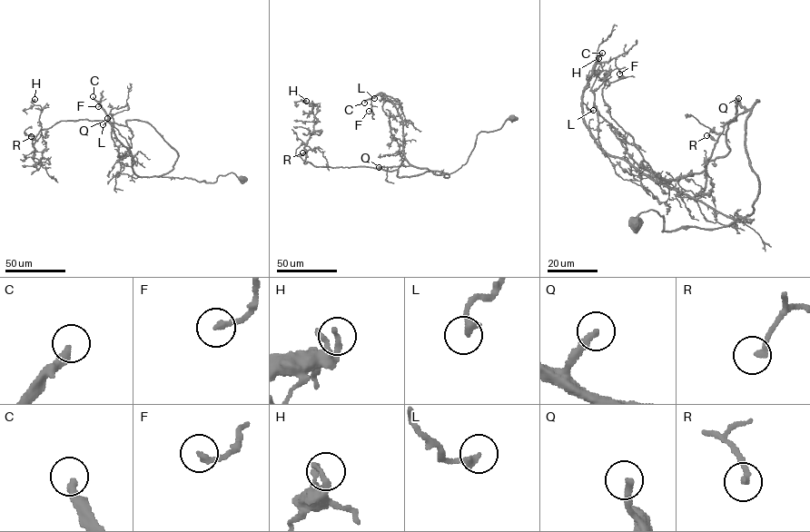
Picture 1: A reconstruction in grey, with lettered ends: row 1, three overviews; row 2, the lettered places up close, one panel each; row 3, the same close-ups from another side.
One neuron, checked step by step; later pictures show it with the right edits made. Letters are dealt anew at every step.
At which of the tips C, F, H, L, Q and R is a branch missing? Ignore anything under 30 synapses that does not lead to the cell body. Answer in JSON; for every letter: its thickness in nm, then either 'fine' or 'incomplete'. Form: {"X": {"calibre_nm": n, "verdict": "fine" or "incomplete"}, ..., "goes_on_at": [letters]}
{"C": {"calibre_nm": 320, "verdict": "incomplete"}, "F": {"calibre_nm": 200, "verdict": "fine"}, "H": {"calibre_nm": 280, "verdict": "fine"}, "L": {"calibre_nm": 300, "verdict": "fine"}, "Q": {"calibre_nm": 260, "verdict": "incomplete"}, "R": {"calibre_nm": 220, "verdict": "fine"}, "goes_on_at": ["C", "Q"]}

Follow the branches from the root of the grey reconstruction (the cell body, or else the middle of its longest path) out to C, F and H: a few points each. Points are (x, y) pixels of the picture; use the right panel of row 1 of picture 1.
C: (635, 222), (649, 210), (663, 231), (754, 219), (726, 216), (598, 145), (582, 90), (602, 53)
F: (635, 222), (649, 210), (663, 231), (754, 219), (598, 145), (582, 90), (597, 64), (615, 58), (619, 73)
H: (635, 222), (753, 220), (757, 100), (735, 100), (729, 151), (690, 198), (611, 117), (598, 58)

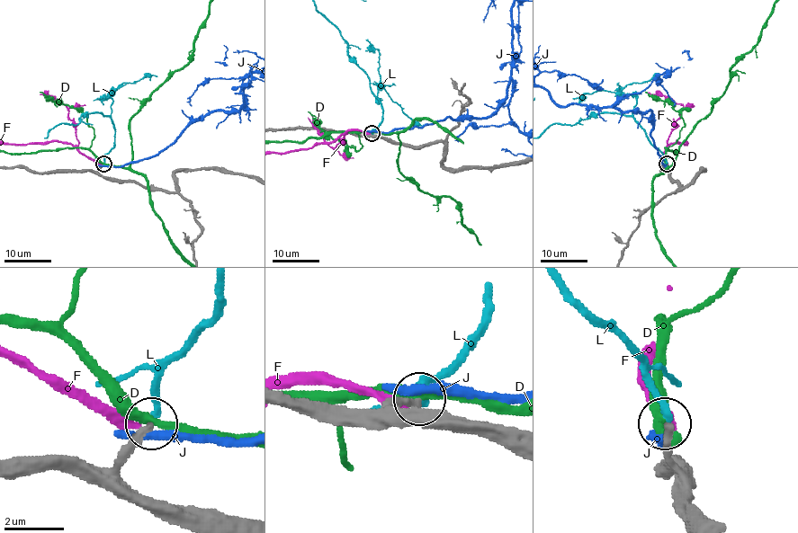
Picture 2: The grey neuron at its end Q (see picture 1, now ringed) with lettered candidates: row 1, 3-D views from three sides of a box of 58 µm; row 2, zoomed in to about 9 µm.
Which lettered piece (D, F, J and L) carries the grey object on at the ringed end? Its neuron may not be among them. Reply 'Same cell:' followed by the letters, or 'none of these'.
Same cell: L

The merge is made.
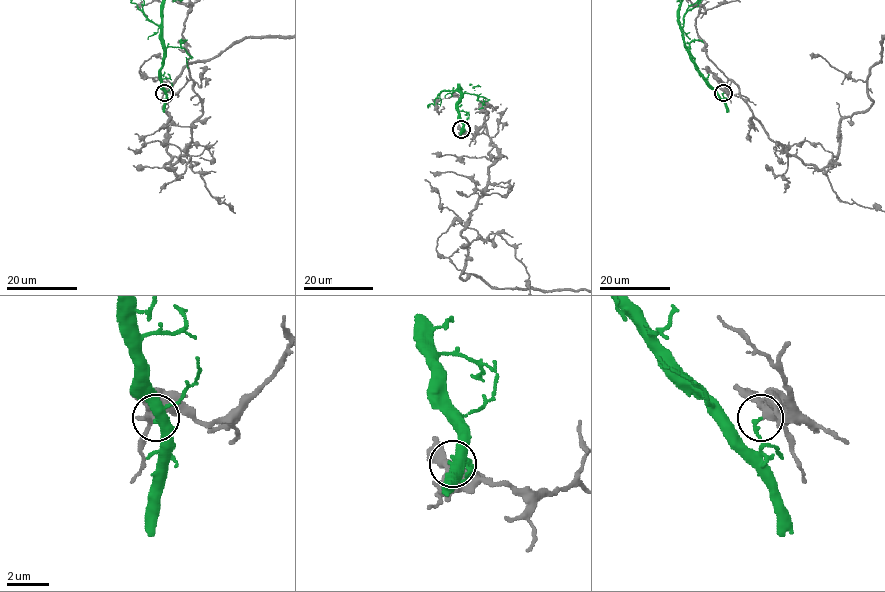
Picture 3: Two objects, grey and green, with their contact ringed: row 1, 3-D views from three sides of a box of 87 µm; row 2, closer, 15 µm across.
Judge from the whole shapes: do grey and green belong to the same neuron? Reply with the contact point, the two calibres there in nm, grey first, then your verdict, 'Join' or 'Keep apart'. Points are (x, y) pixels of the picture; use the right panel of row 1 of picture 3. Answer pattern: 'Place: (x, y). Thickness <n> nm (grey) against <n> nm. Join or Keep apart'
Place: (723, 93). Thickness 360 nm (grey) against 150 nm. Keep apart

